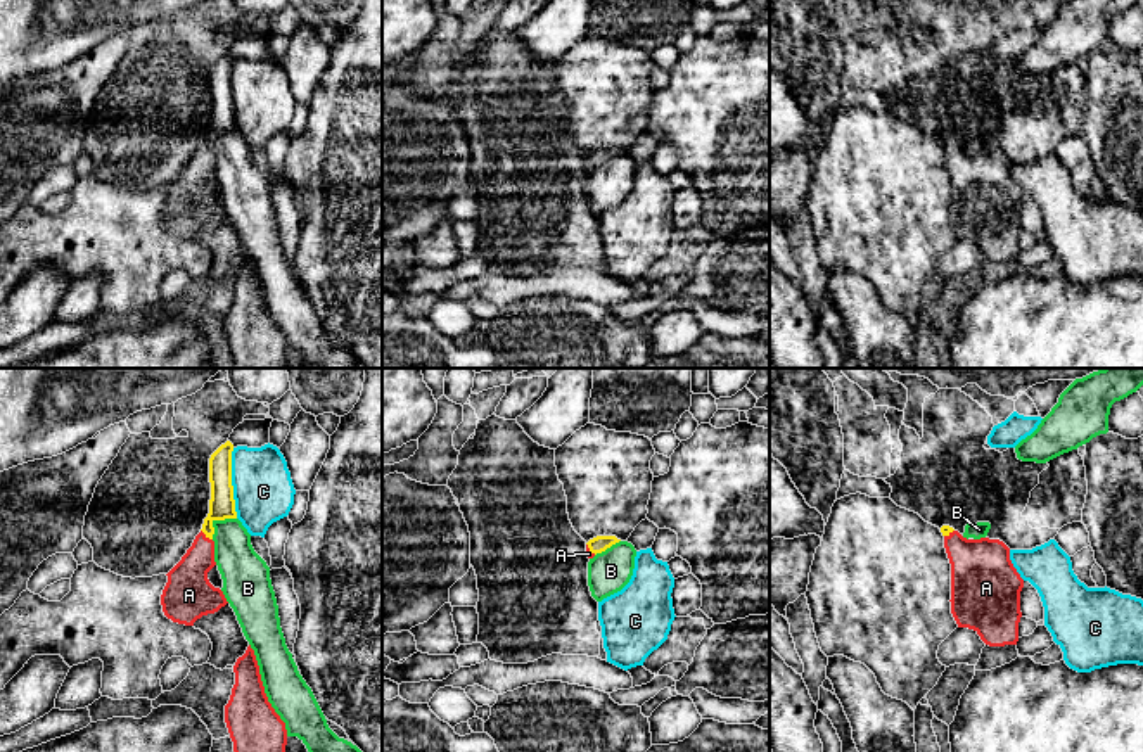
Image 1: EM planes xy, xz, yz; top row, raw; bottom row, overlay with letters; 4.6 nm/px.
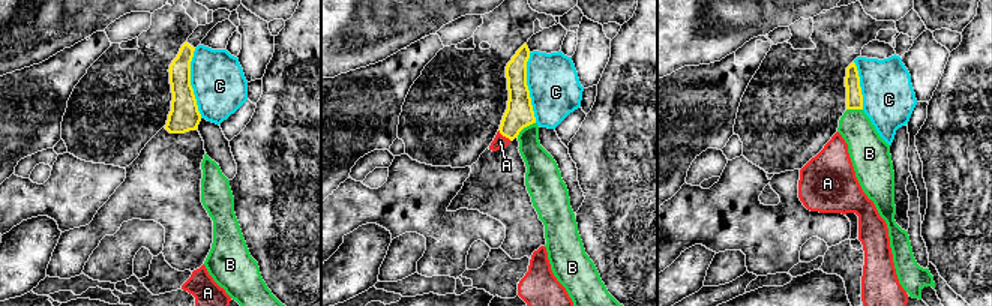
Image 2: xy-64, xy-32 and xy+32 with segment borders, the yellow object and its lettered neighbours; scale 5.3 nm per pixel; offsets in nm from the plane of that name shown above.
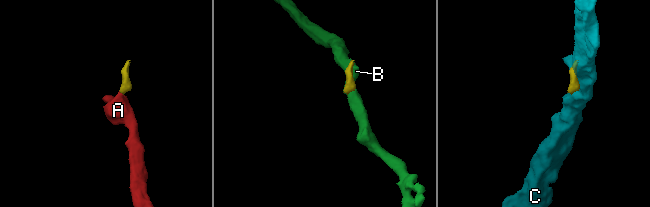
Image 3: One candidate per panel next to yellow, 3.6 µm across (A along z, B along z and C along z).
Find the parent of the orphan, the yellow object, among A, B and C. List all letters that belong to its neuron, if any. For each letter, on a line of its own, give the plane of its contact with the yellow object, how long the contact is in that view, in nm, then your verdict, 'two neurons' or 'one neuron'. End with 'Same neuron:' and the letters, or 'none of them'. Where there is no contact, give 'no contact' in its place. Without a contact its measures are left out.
A: contact in xy; length 80 nm; one neuron
B: contact in xy; length 160 nm; two neurons
C: contact in xy; length 320 nm; two neurons
Same neuron: A

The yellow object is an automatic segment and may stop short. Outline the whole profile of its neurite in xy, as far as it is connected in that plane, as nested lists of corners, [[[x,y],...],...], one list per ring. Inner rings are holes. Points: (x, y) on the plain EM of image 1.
[[[227,54],[209,71],[211,112],[209,126],[201,145],[182,173],[166,187],[168,195],[161,207],[163,225],[178,237],[194,239],[197,232],[218,225],[228,214],[220,201],[214,201],[208,185],[214,175],[214,133],[237,131],[232,99],[232,64]]]

